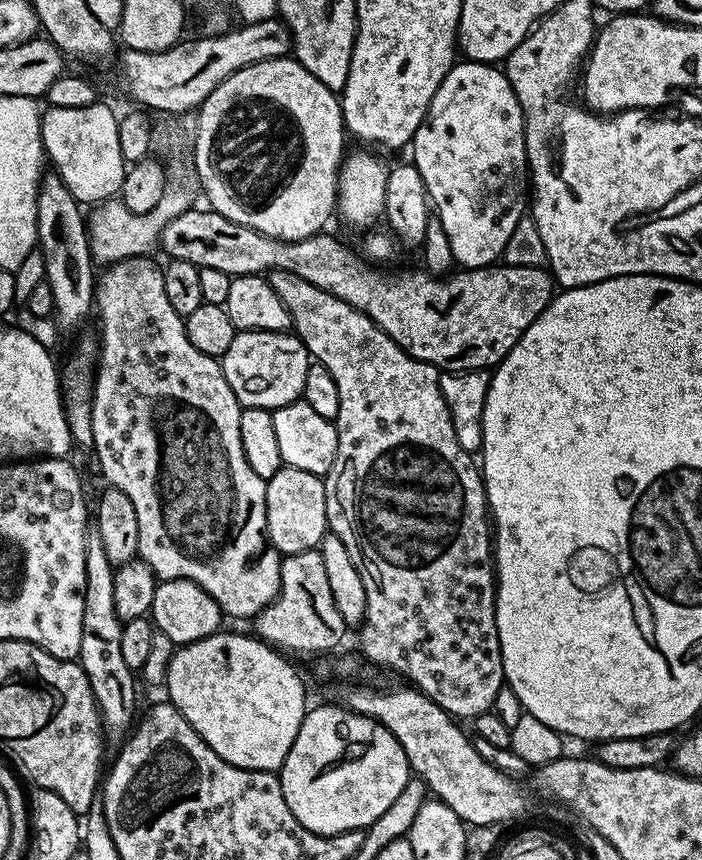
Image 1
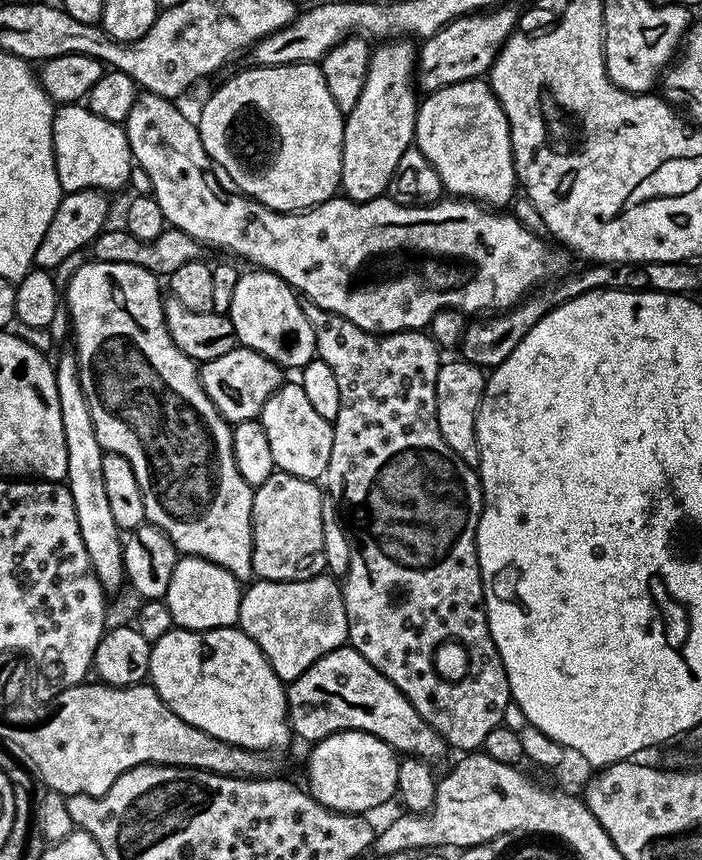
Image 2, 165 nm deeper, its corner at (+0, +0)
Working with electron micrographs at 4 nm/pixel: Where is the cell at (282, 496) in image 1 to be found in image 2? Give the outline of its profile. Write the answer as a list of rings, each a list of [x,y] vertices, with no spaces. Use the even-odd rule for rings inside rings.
[[[277,470],[270,478],[266,478],[266,482],[258,485],[252,493],[252,570],[259,579],[274,582],[305,580],[311,576],[319,576],[325,571],[322,538],[324,501],[319,483],[303,480],[289,472]]]

